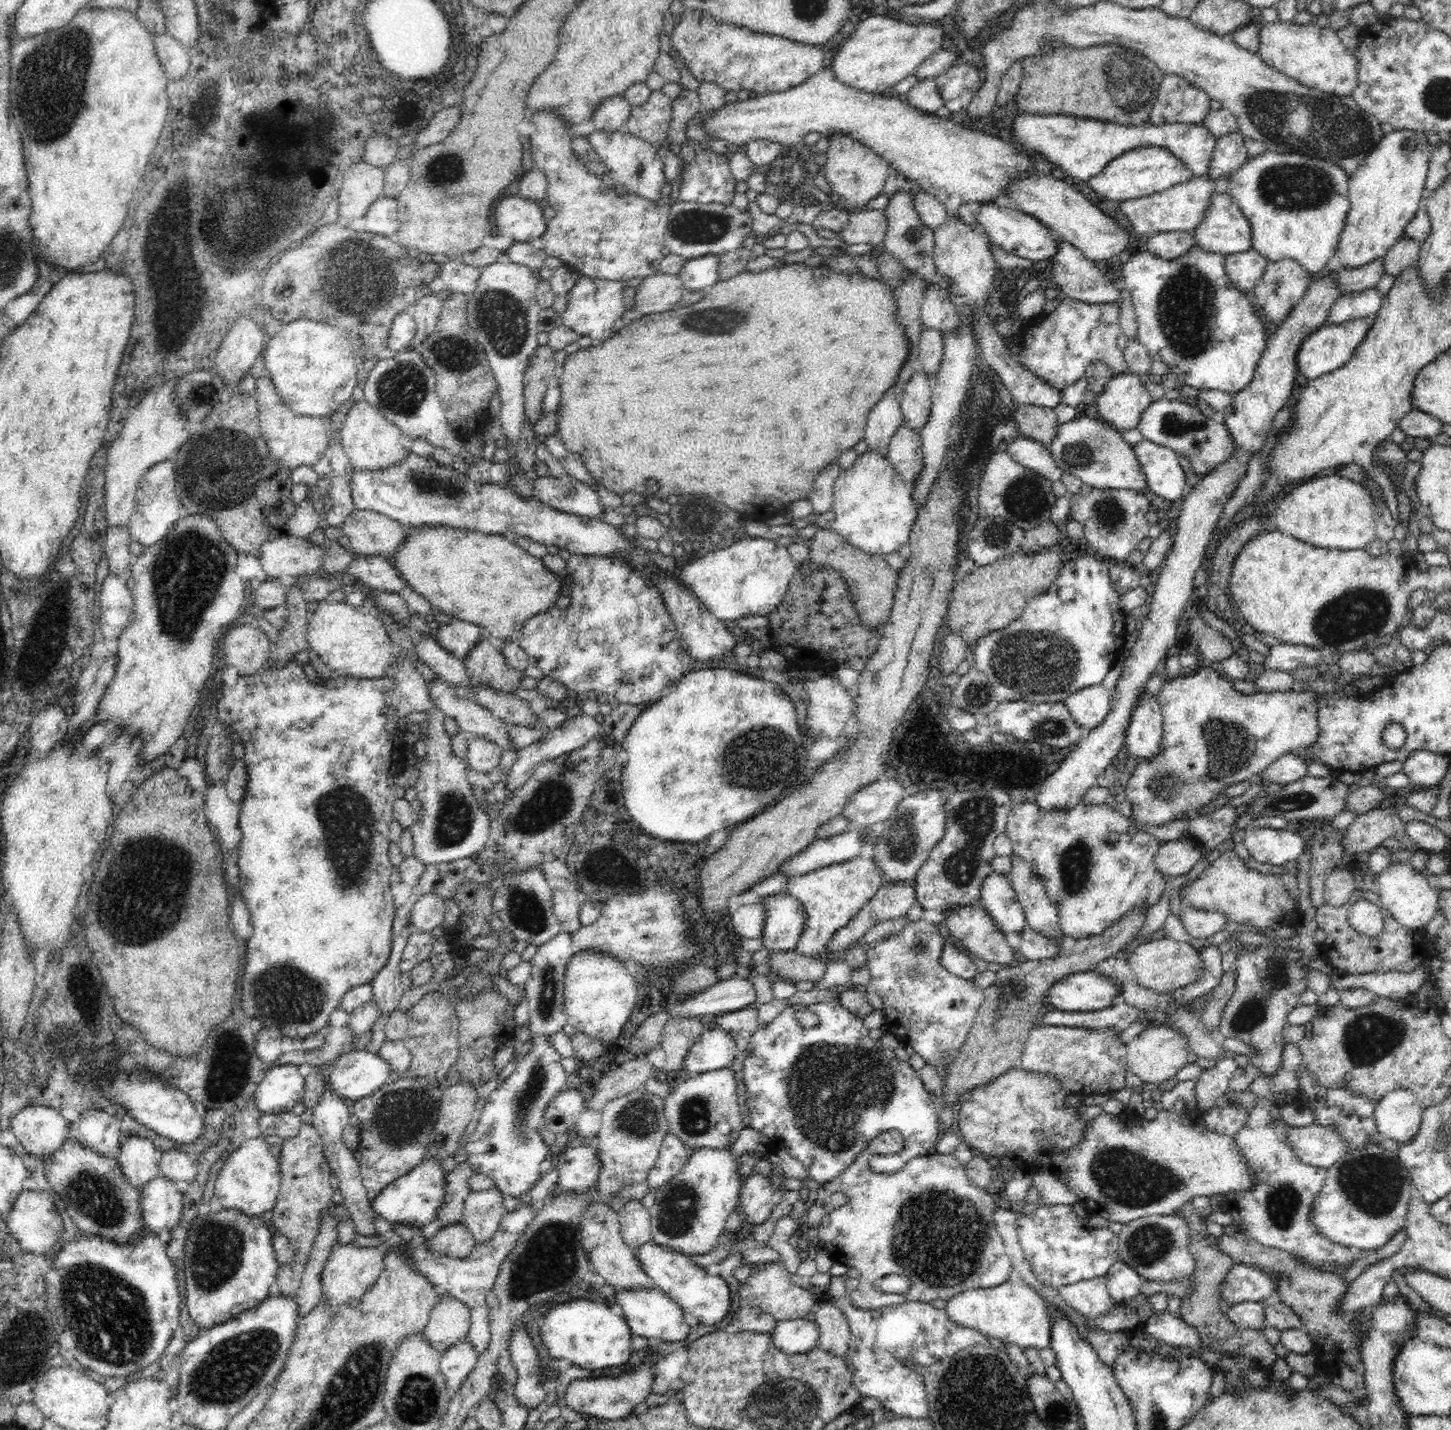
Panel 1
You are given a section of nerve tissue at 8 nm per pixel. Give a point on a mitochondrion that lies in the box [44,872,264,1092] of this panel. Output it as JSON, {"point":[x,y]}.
{"point":[132,934]}

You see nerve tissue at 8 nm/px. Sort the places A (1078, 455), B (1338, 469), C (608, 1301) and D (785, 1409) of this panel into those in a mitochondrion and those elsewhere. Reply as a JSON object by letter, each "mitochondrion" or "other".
{"A":"mitochondrion","B":"other","C":"other","D":"mitochondrion"}

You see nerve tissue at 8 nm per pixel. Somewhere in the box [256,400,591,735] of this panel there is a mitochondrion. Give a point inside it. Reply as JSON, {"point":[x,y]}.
{"point":[424,482]}

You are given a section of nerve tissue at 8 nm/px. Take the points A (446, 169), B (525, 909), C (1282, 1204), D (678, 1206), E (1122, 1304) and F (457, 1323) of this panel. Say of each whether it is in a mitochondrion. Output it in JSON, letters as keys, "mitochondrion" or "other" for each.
{"A":"mitochondrion","B":"mitochondrion","C":"mitochondrion","D":"mitochondrion","E":"other","F":"other"}

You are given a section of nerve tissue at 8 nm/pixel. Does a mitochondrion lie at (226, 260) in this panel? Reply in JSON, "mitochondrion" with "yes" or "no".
{"mitochondrion":"yes"}

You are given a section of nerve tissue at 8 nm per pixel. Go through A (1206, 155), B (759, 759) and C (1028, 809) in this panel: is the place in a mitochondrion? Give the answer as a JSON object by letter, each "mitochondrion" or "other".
{"A":"other","B":"mitochondrion","C":"other"}

